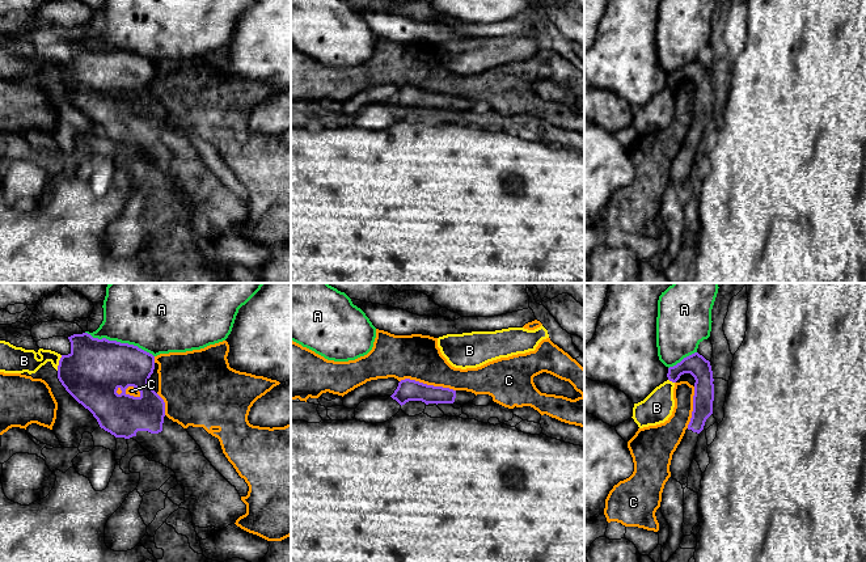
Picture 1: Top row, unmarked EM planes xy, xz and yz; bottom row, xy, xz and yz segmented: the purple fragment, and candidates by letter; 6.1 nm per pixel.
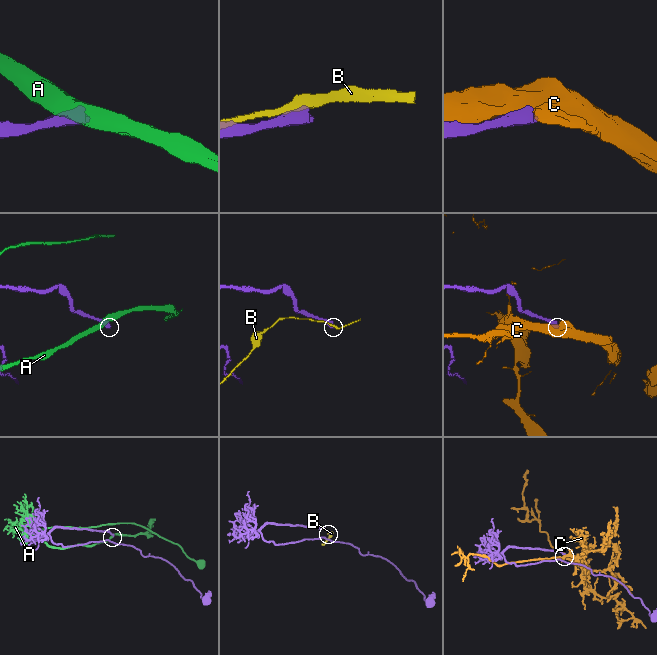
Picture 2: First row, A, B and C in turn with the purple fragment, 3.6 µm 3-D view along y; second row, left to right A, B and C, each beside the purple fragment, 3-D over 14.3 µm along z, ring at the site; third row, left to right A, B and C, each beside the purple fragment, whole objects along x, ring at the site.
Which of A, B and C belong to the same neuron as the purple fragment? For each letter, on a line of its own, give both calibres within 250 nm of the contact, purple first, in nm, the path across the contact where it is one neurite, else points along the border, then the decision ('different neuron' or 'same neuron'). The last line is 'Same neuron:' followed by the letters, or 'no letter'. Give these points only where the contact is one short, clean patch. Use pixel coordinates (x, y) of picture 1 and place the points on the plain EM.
A: 360/360 nm | different neuron
B: 360/160 nm | different neuron
C: 130/280 nm | different neuron
Same neuron: no letter

